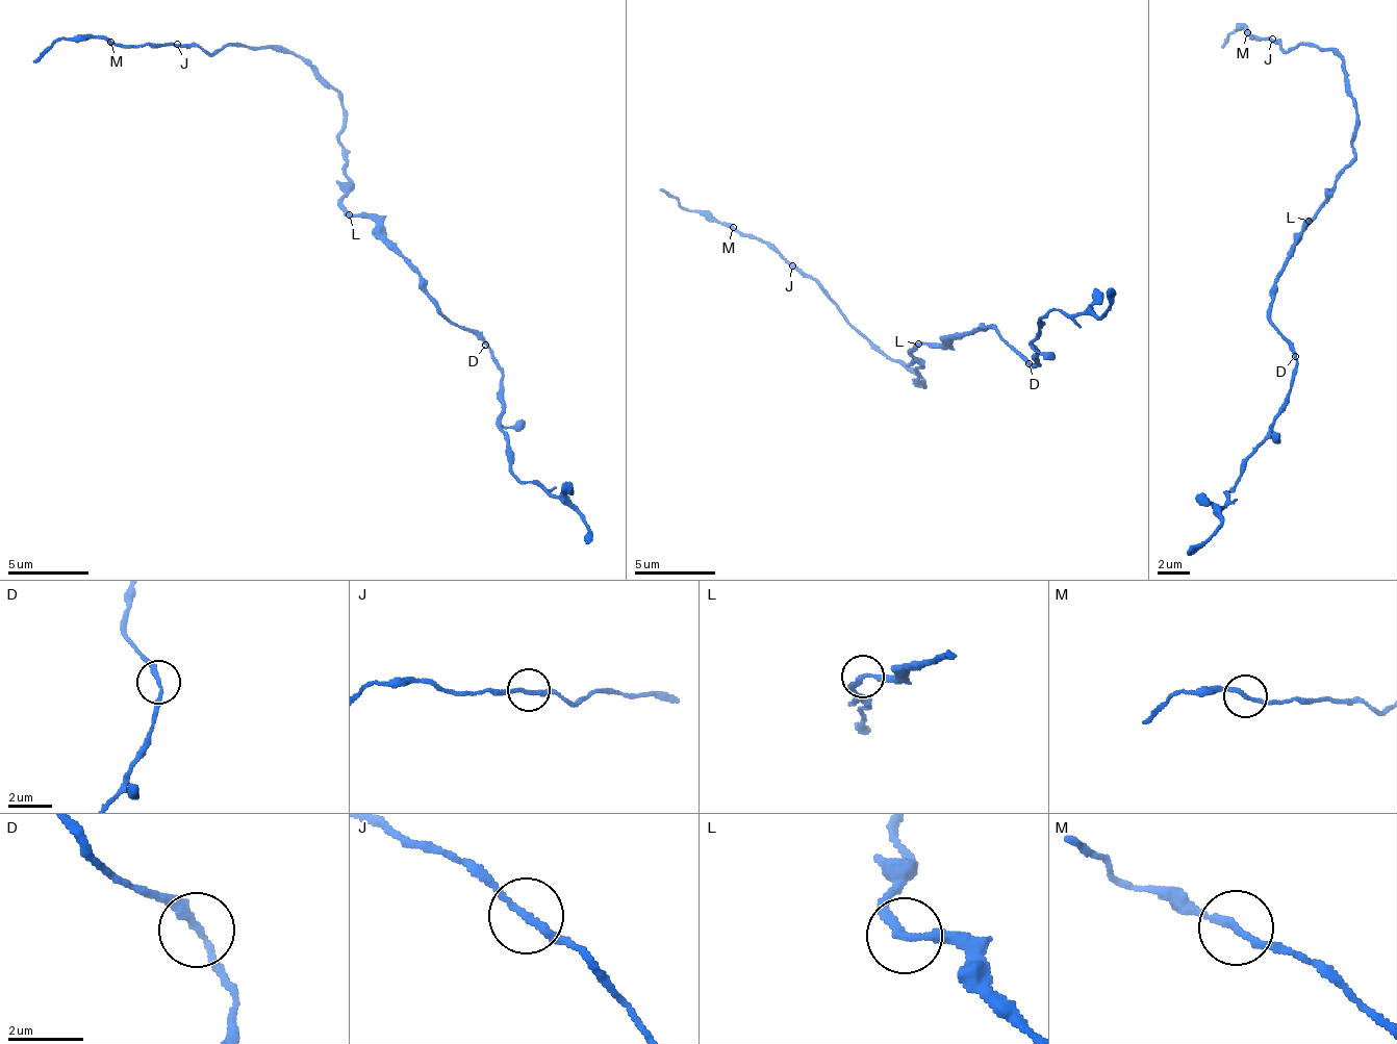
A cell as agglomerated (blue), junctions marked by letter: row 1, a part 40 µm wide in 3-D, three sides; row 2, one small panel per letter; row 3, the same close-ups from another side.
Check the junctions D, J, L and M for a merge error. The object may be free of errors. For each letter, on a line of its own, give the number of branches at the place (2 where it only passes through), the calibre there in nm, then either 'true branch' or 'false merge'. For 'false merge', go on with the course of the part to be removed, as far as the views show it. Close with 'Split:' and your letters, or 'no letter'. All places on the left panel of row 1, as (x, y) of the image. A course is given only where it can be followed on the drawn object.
D: 2 branches meet; 200 nm thick; true branch
J: 2 branches meet; 190 nm thick; true branch
L: 2 branches meet; 200 nm thick; true branch
M: 2 branches meet; 190 nm thick; true branch
Split: no letter

